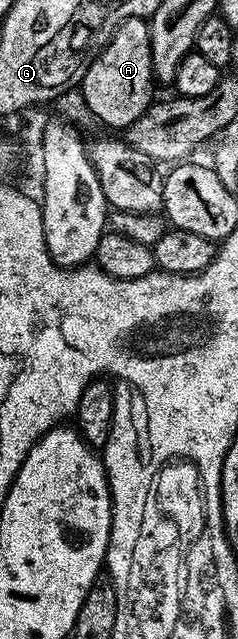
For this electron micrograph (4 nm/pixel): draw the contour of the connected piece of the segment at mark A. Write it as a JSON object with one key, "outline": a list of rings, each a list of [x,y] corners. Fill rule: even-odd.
{"outline":[[[141,16],[128,18],[114,31],[114,37],[94,59],[92,66],[88,66],[80,85],[82,100],[86,103],[87,110],[100,123],[125,130],[148,111],[155,99],[154,88],[156,89],[156,81],[152,66],[149,23]]]}

